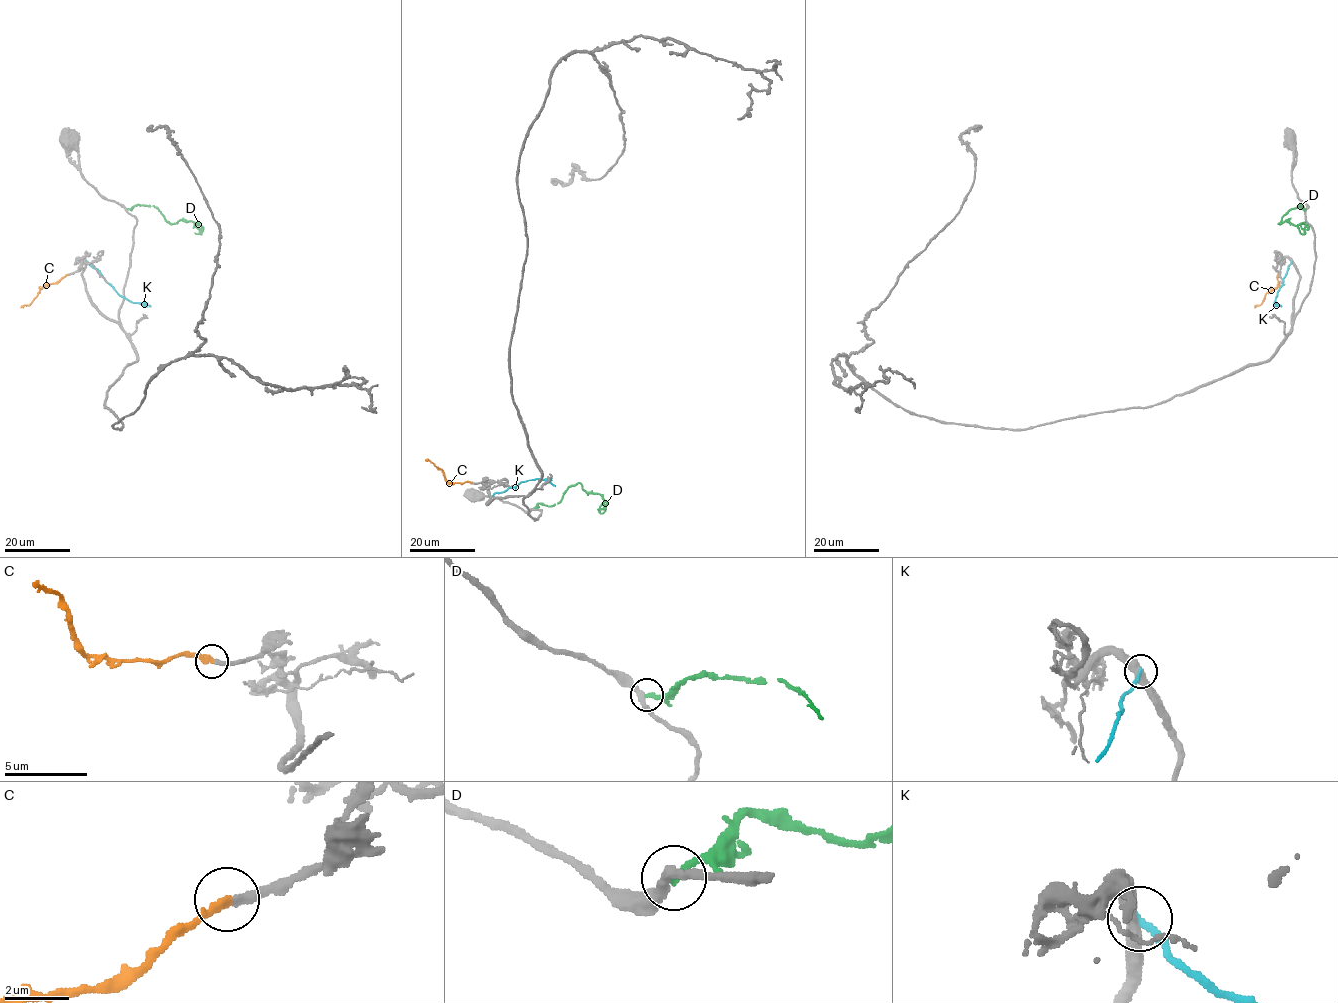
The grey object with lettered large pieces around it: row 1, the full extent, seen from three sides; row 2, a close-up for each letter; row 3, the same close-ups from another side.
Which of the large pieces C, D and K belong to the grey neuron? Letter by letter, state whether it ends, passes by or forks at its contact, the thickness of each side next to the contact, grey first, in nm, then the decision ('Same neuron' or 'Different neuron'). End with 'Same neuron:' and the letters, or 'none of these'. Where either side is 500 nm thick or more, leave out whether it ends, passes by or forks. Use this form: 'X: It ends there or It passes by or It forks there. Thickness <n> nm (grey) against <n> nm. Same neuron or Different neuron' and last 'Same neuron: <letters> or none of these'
C: It ends there. Thickness 240 nm (grey) against 240 nm. Same neuron
D: It ends there. Thickness 300 nm (grey) against 240 nm. Different neuron
K: It ends there. Thickness 440 nm (grey) against 200 nm. Different neuron
Same neuron: C

